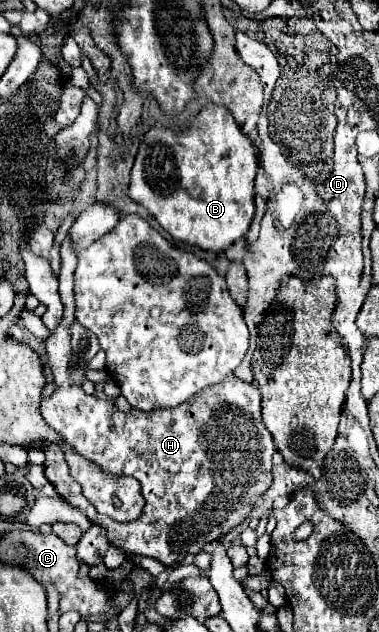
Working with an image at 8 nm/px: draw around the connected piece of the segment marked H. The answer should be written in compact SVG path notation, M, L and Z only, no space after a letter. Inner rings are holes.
M65 236L61 242L59 274L59 294L65 310L59 326L45 340L57 390L51 398L43 398L41 414L47 424L87 460L95 462L109 474L137 478L145 498L145 508L137 520L127 524L99 514L83 496L81 486L69 476L59 444L51 444L45 450L45 476L71 506L81 510L93 524L107 530L107 538L113 546L127 554L149 556L175 568L185 556L201 552L205 544L241 524L271 486L271 456L275 446L261 420L261 394L253 384L229 376L225 382L201 390L195 398L189 398L175 408L149 412L135 408L131 412L121 412L113 400L87 396L79 386L73 386L67 376L71 358L69 328L71 322L75 322L75 268L77 252L75 246L71 246L71 238Z

